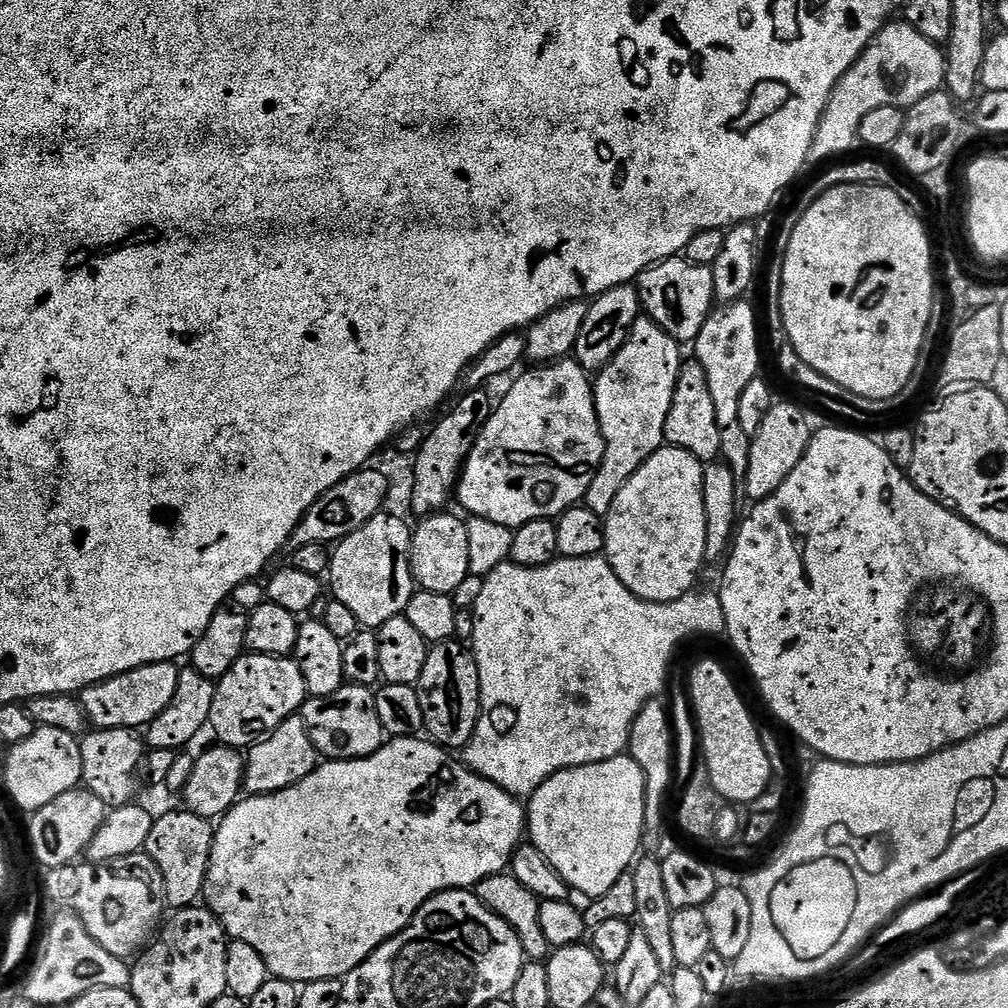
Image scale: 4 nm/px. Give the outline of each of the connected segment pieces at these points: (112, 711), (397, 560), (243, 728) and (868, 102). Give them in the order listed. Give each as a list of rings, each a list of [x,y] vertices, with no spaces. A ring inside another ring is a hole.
[[[173,661],[147,664],[84,689],[79,693],[78,699],[88,716],[89,725],[93,729],[130,728],[140,730],[154,718],[158,718],[158,714],[162,714],[162,710],[166,710],[166,706],[170,706],[170,698],[174,698],[174,690],[178,690],[179,677],[180,668]]]
[[[379,512],[374,518],[370,518],[370,522],[366,522],[366,526],[354,530],[354,534],[341,540],[331,549],[328,561],[326,580],[332,583],[331,595],[342,602],[342,606],[350,609],[356,621],[368,630],[379,630],[386,622],[390,622],[390,618],[402,616],[414,591],[411,558],[413,529],[410,524],[408,528],[402,517],[391,516],[390,512]]]
[[[245,654],[240,661],[224,676],[216,681],[216,693],[214,694],[214,706],[210,706],[210,732],[217,736],[221,745],[247,750],[253,744],[264,739],[268,733],[275,730],[286,718],[297,715],[304,701],[309,699],[306,690],[306,682],[302,678],[302,670],[296,665],[295,659],[286,656],[258,656]]]
[[[885,24],[832,91],[812,143],[811,159],[828,160],[831,156],[840,156],[857,147],[862,118],[866,118],[870,110],[878,106],[911,108],[931,92],[941,91],[945,83],[944,72],[945,53],[941,45],[922,38],[922,34],[918,34],[918,30],[909,24]]]

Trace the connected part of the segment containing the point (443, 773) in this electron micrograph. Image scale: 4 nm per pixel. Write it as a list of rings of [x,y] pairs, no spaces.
[[[397,736],[389,739],[374,754],[357,760],[328,760],[321,763],[302,782],[286,790],[265,796],[248,796],[237,802],[215,825],[210,850],[210,866],[206,874],[202,900],[224,928],[225,936],[254,946],[262,954],[269,973],[275,979],[288,980],[297,986],[318,982],[322,978],[339,980],[357,968],[382,942],[394,938],[418,914],[418,910],[439,892],[472,890],[482,878],[505,871],[512,855],[526,836],[526,808],[494,782],[473,772],[467,764],[456,760],[451,751],[420,736]]]

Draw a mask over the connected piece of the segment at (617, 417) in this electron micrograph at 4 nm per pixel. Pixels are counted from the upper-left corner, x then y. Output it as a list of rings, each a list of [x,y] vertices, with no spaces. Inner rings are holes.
[[[641,318],[628,333],[618,354],[614,354],[614,358],[595,377],[596,417],[604,439],[604,457],[594,474],[594,482],[590,482],[590,490],[586,490],[582,504],[602,518],[607,517],[610,506],[614,506],[614,498],[618,498],[622,486],[630,482],[638,466],[642,466],[642,462],[646,462],[646,458],[650,458],[650,454],[657,452],[664,444],[664,427],[670,414],[670,402],[674,402],[674,386],[678,382],[682,363],[680,348],[678,341],[664,328],[660,328],[650,318]]]

